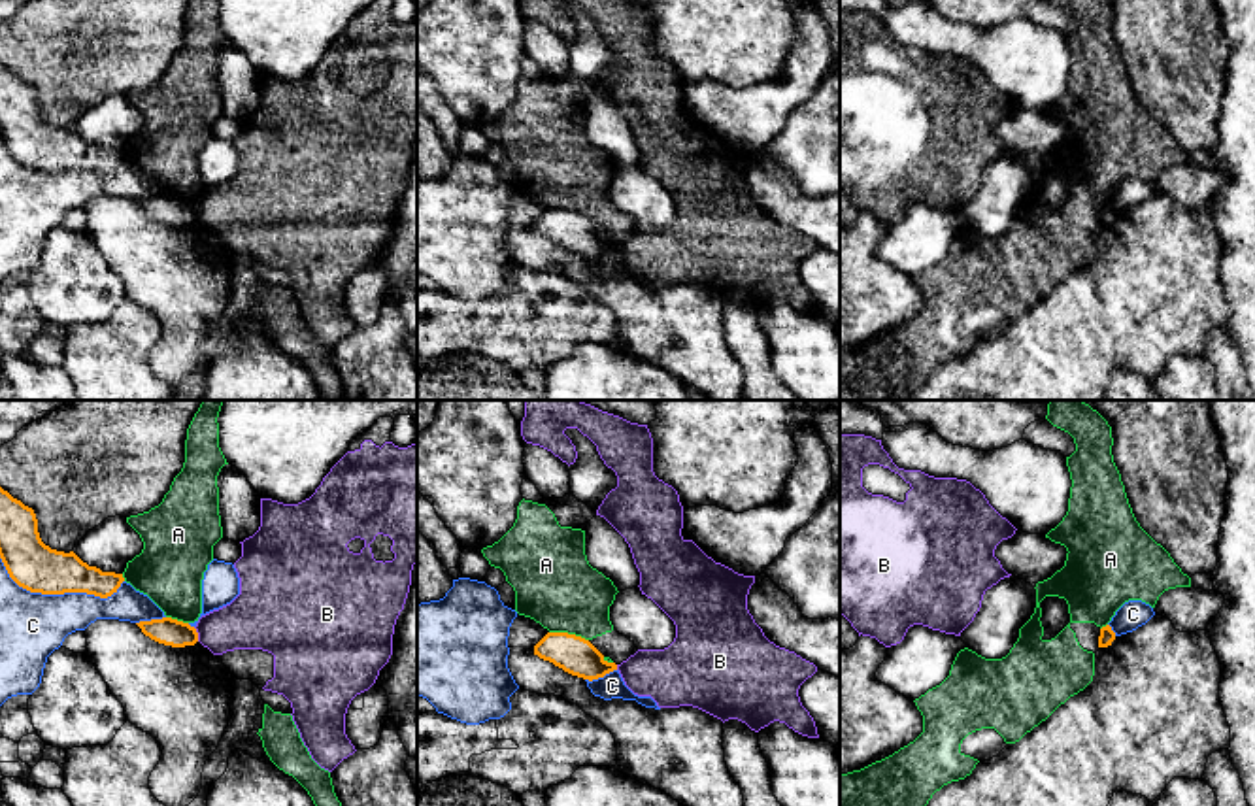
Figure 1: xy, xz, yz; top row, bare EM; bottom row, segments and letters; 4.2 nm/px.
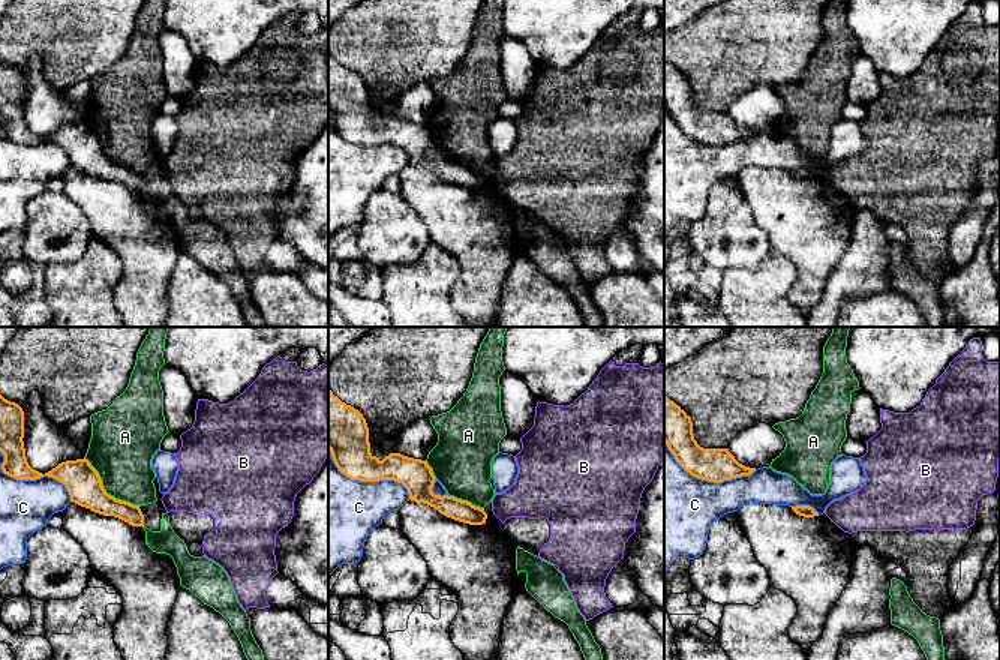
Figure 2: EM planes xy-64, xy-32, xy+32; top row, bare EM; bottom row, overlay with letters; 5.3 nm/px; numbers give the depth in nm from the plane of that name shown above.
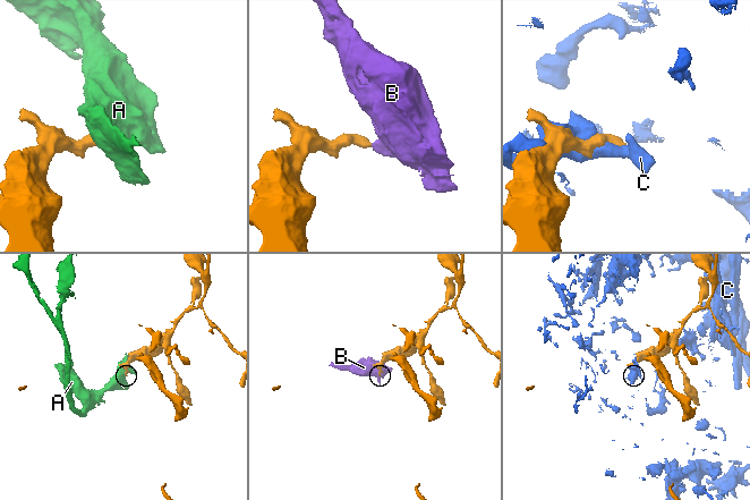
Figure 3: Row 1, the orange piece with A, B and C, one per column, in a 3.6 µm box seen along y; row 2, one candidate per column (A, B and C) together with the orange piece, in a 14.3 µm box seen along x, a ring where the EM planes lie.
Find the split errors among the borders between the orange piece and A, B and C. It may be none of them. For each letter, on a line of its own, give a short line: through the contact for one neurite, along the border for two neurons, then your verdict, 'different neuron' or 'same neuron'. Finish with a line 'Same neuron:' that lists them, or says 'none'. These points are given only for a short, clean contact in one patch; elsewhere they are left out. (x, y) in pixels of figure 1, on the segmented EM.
A: different neuron
B: xy (193, 627), (199, 640) | different neuron
C: different neuron
Same neuron: none

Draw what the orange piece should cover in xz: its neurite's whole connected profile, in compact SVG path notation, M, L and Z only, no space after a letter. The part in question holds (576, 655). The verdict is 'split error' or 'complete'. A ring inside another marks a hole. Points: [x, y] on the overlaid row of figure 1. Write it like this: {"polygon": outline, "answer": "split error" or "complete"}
{"polygon": "M547 632L534 646L534 655L589 681L617 670L589 640L568 632Z", "answer": "complete"}

